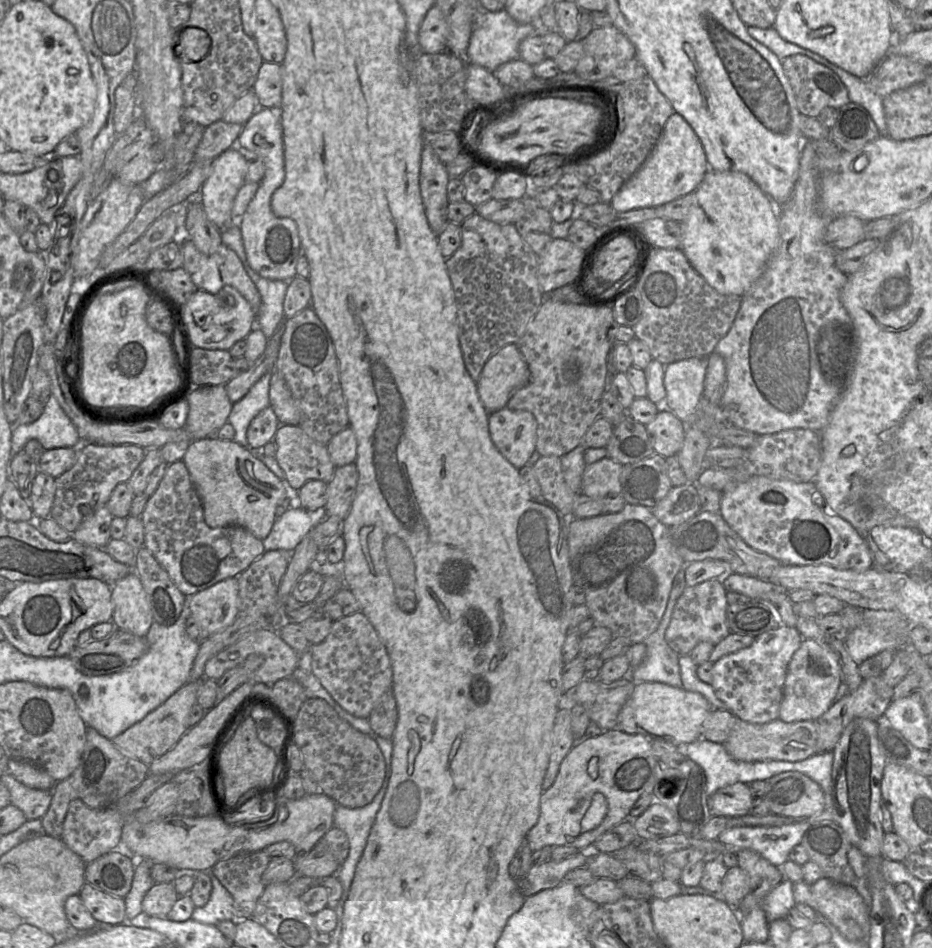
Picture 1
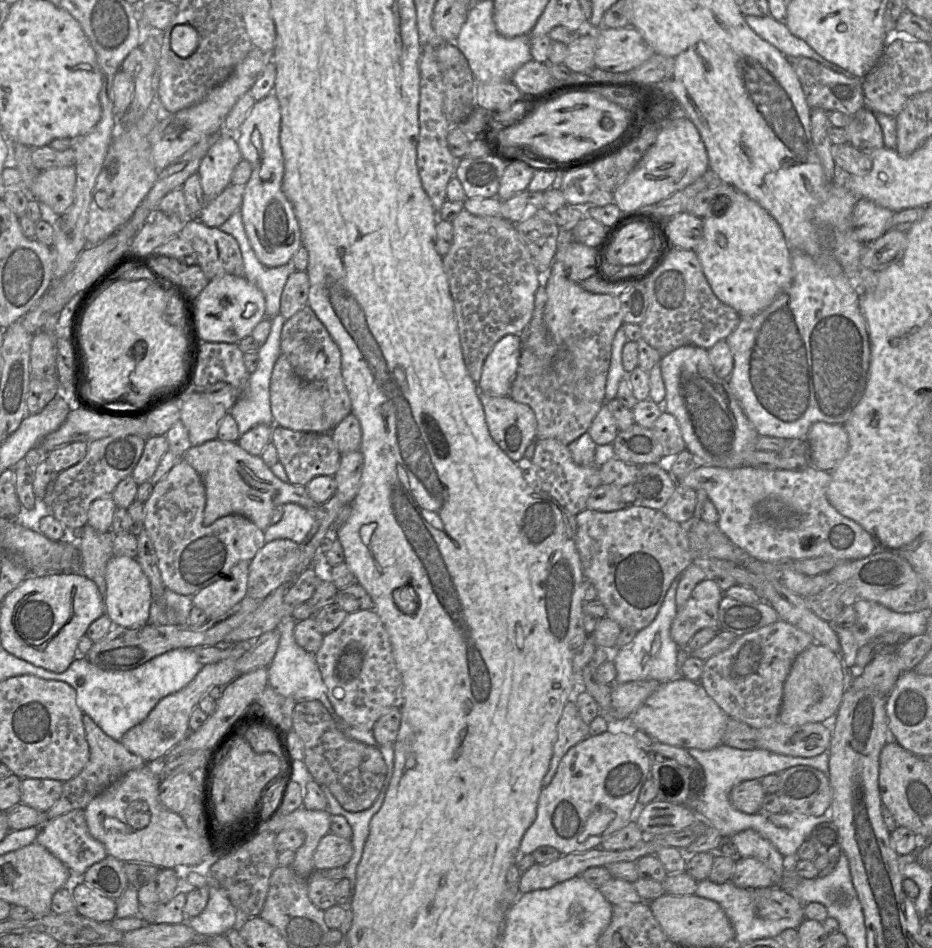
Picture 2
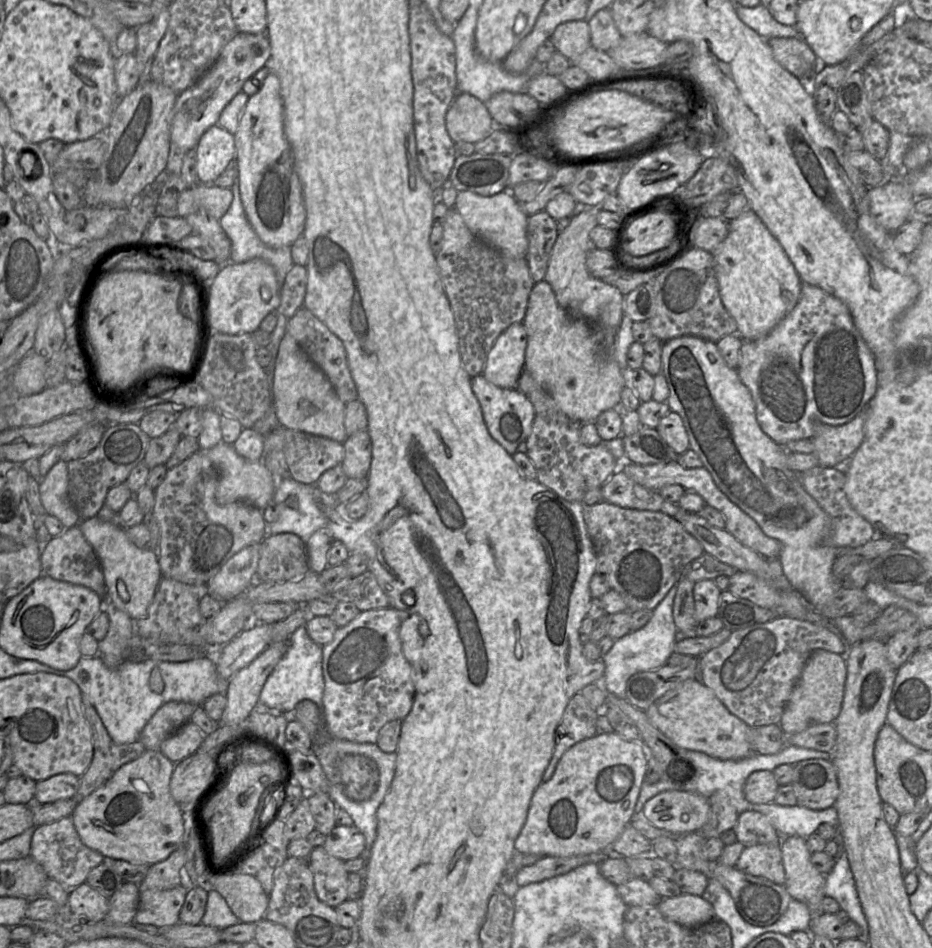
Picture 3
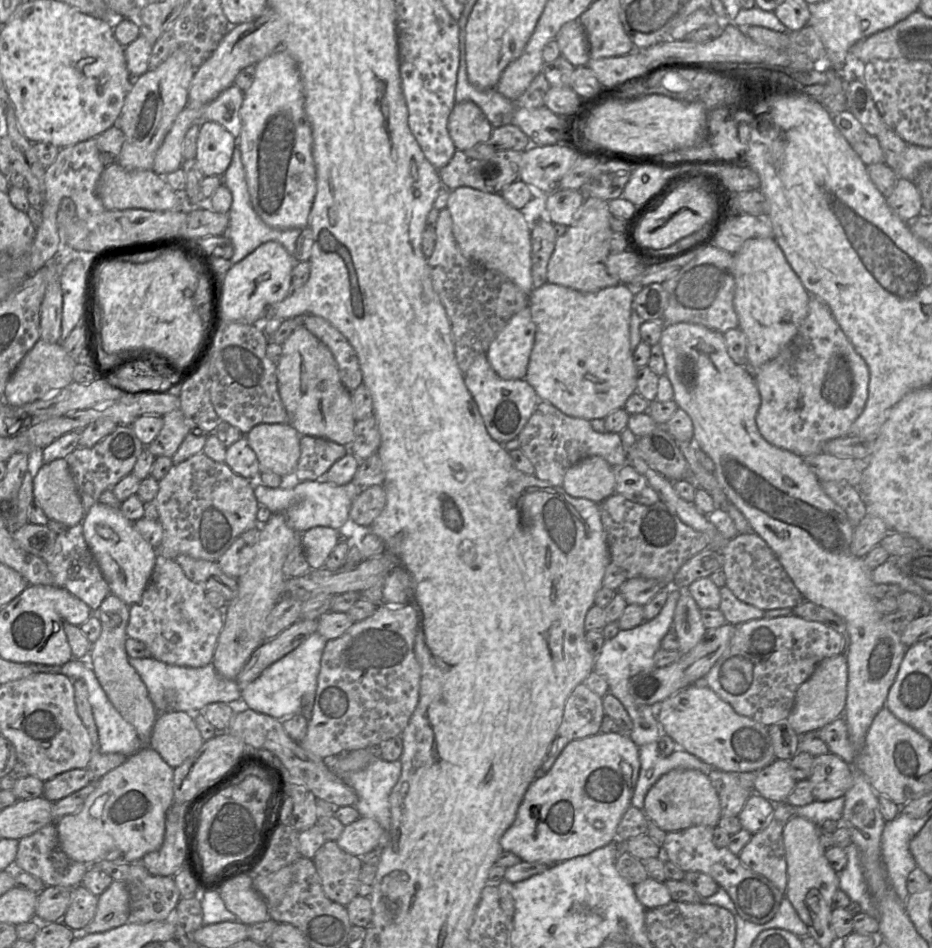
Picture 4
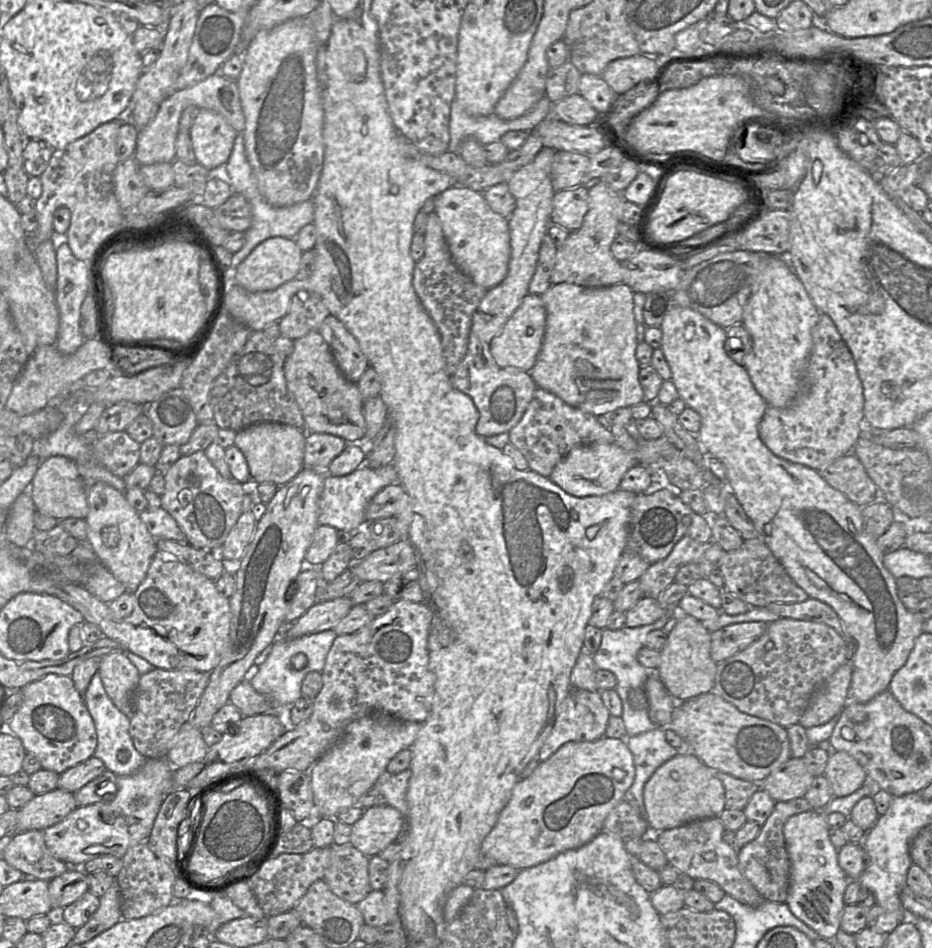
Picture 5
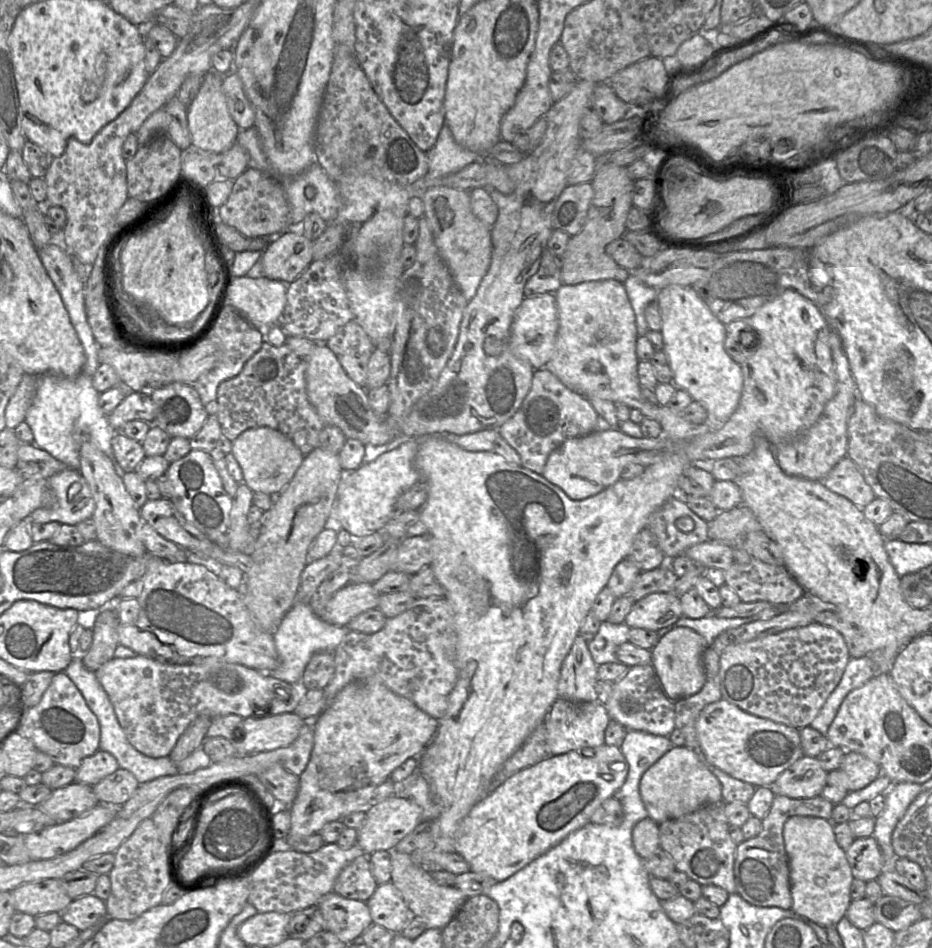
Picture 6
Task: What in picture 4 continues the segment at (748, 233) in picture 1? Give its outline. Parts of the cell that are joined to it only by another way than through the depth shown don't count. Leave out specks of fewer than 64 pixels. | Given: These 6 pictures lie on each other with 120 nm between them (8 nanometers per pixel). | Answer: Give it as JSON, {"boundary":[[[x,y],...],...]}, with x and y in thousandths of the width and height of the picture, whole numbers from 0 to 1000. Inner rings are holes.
{"boundary":[[[829,251],[803,252],[786,269],[786,321],[792,333],[792,345],[802,355],[800,387],[809,391],[832,378],[855,352],[867,331],[869,309]]]}

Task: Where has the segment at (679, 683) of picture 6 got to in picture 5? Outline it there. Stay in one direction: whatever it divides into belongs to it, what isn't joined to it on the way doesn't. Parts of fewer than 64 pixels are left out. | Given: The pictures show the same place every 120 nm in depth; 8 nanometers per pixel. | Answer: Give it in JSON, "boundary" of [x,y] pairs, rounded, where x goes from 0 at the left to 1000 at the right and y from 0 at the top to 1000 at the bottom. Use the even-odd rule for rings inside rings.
{"boundary":[[[729,645],[727,648],[730,652],[720,668],[718,668],[714,681],[708,687],[709,698],[704,711],[724,739],[732,741],[765,728],[769,699],[763,693],[763,668],[747,652],[730,648]]]}

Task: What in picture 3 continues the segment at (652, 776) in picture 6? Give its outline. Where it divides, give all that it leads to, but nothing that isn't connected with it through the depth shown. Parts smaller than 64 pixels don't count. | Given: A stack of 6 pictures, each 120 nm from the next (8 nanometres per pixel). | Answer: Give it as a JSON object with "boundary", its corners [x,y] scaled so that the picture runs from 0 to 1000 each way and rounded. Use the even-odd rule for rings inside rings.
{"boundary":[[[717,833],[697,842],[688,860],[703,872],[731,882],[750,877],[761,854],[761,843],[750,836]]]}

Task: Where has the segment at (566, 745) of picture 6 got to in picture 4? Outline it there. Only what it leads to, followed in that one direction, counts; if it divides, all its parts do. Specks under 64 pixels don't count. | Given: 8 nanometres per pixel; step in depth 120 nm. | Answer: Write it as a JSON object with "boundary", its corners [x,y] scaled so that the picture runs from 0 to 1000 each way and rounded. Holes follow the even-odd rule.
{"boundary":[[[628,720],[617,725],[606,742],[603,762],[580,807],[583,819],[591,811],[598,799],[611,783],[644,773],[644,766],[648,755],[647,736],[635,730]]]}

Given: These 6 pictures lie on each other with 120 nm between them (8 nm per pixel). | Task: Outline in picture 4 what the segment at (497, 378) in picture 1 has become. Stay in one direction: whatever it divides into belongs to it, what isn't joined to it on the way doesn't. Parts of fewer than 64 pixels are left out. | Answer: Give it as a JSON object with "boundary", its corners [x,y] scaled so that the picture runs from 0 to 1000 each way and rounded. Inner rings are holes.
{"boundary":[[[569,324],[553,331],[527,361],[521,376],[538,399],[562,400],[573,364],[575,344]]]}

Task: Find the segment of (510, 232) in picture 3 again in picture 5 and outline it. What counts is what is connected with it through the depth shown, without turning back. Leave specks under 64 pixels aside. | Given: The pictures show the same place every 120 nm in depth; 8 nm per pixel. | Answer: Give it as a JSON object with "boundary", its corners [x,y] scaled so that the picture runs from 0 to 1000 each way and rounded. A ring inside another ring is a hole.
{"boundary":[[[492,195],[467,207],[466,215],[488,280],[521,306],[536,300],[544,290],[548,268],[545,230],[531,225],[517,204]]]}

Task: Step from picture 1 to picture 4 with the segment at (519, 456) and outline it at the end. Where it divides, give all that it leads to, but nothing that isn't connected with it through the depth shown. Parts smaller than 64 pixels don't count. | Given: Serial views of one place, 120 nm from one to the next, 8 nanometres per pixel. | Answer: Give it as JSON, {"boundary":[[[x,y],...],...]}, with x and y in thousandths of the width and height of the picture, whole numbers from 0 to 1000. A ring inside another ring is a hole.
{"boundary":[[[521,372],[509,379],[498,393],[498,403],[513,428],[524,458],[535,468],[555,462],[578,424],[573,409],[563,400],[535,398],[524,382]]]}

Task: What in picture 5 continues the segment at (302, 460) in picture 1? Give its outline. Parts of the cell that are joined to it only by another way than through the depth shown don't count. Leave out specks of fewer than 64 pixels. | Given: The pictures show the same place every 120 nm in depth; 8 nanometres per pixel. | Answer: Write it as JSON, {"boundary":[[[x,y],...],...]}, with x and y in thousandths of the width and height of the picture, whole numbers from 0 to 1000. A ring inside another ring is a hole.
{"boundary":[[[328,457],[326,493],[351,497],[355,487],[371,473],[371,465],[356,458]]]}

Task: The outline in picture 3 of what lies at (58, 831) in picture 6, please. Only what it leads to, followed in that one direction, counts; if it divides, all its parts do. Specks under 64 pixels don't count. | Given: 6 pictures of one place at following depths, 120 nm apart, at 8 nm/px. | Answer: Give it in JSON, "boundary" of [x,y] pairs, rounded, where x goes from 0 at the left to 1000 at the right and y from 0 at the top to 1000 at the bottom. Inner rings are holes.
{"boundary":[[[163,791],[129,809],[76,859],[89,890],[112,904],[157,912],[176,908],[197,892],[197,859],[182,835],[186,812],[187,805]]]}

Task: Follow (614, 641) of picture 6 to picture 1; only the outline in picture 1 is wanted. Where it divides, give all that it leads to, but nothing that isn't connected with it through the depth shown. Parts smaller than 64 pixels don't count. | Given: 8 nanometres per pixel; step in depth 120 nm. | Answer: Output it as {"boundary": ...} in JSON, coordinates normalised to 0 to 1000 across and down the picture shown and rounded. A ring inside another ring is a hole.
{"boundary":[[[736,595],[723,609],[716,638],[706,662],[691,676],[693,681],[691,696],[682,705],[678,706],[677,704],[675,714],[681,722],[705,719],[733,726],[727,699],[729,691],[716,679],[714,667],[720,655],[724,637],[736,619],[735,599]]]}

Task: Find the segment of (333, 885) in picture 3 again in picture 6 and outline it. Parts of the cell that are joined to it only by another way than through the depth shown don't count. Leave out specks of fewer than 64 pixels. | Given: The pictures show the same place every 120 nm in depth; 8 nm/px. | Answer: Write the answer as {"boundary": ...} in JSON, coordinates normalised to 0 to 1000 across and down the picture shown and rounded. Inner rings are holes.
{"boundary":[[[387,902],[366,918],[357,940],[370,947],[393,951],[405,935],[397,919],[395,903]]]}

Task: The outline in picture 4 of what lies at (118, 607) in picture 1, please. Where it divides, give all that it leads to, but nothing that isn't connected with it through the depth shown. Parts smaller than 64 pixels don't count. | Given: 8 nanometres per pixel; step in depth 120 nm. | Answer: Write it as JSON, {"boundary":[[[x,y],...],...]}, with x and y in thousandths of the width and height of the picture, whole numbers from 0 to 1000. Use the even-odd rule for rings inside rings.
{"boundary":[[[102,531],[92,541],[89,550],[89,563],[99,581],[120,628],[142,639],[151,633],[162,610],[168,588],[168,579],[162,576],[144,557],[129,537]]]}

